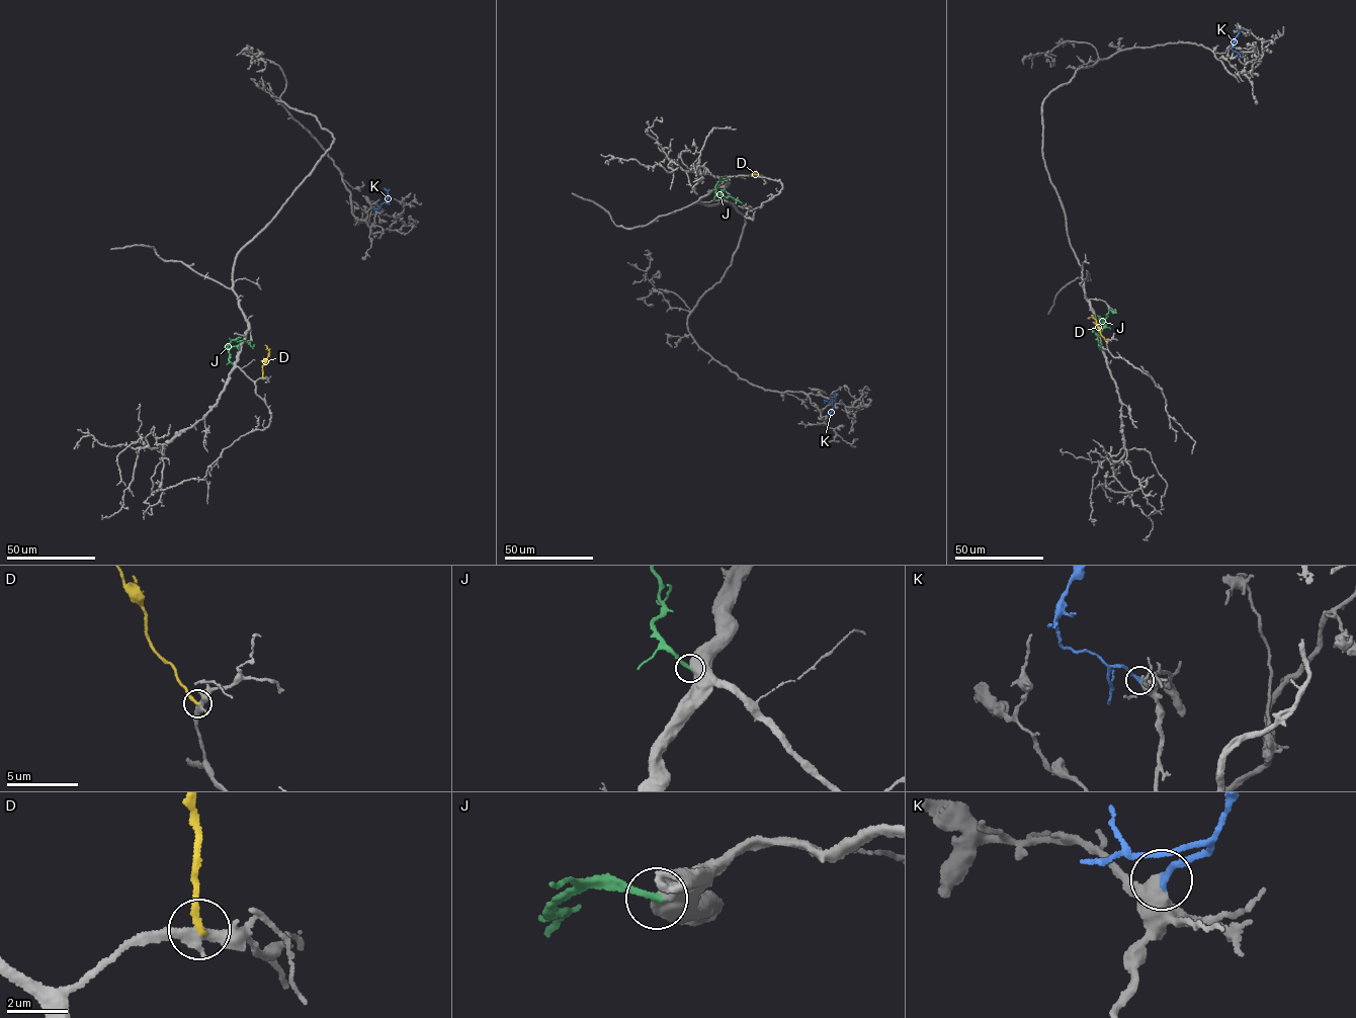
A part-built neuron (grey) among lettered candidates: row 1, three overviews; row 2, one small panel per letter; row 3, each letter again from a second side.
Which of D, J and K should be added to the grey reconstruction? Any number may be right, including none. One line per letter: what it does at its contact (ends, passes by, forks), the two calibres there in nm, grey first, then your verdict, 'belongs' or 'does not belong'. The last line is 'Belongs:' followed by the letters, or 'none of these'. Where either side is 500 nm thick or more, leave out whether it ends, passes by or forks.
D: it ends there; 320 nm thick on the grey side, 200 nm on the other; does not belong
J: 700 nm thick on the grey side, 220 nm on the other; does not belong
K: 600 nm thick on the grey side, 200 nm on the other; belongs
Belongs: K

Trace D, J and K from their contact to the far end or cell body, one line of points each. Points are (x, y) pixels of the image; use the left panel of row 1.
D: (263, 377), (262, 366), (269, 351), (265, 345)
J: (233, 364), (227, 348), (230, 342), (249, 340), (251, 346), (254, 344)
K: (376, 210), (388, 194), (384, 187)

